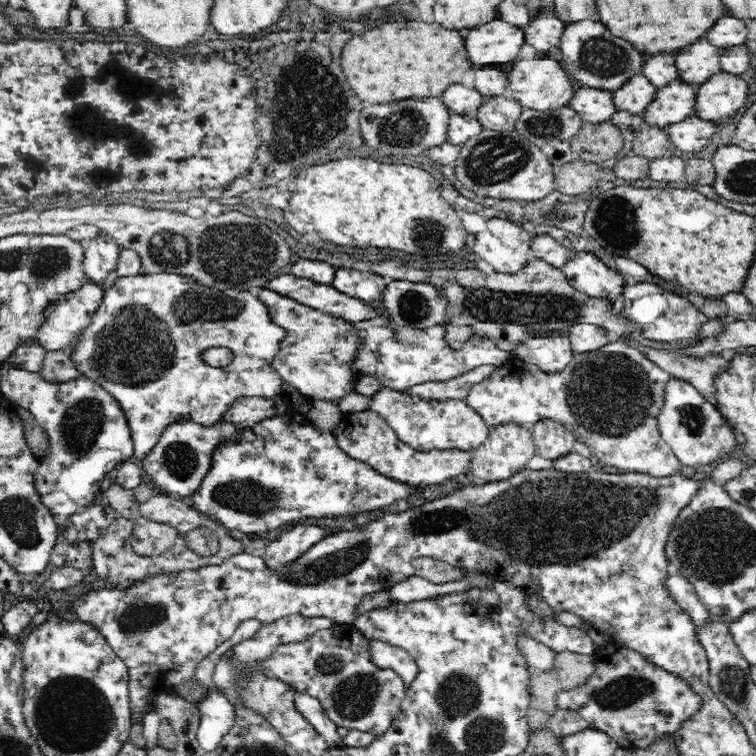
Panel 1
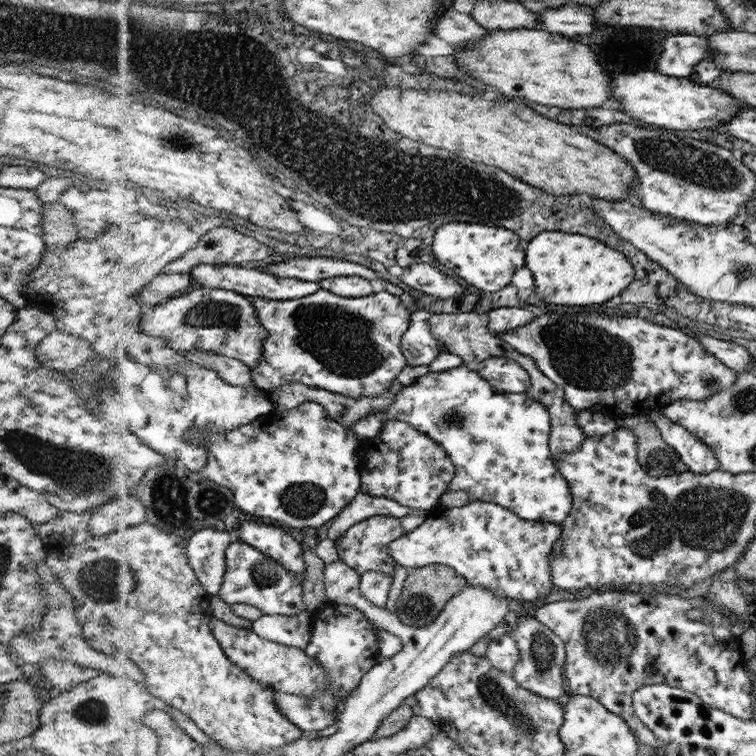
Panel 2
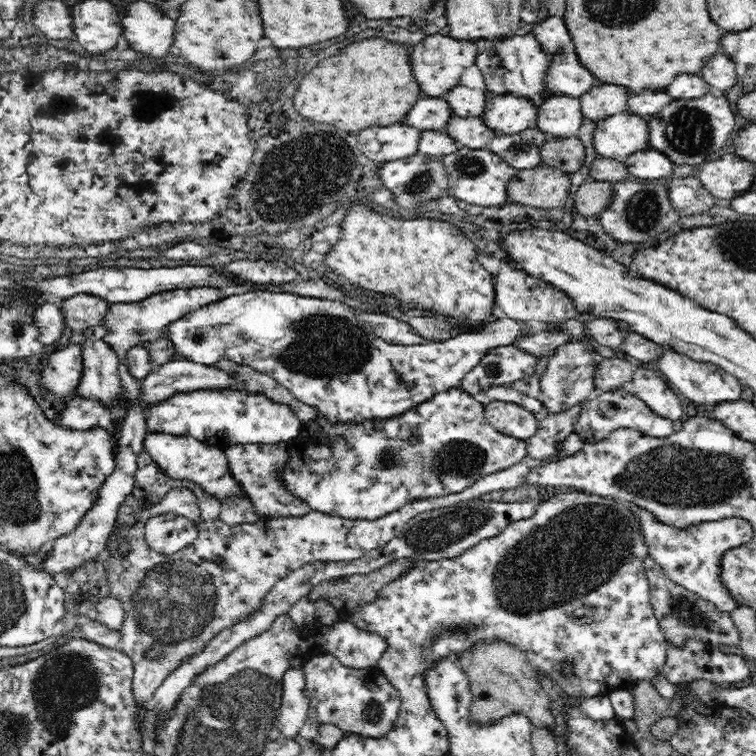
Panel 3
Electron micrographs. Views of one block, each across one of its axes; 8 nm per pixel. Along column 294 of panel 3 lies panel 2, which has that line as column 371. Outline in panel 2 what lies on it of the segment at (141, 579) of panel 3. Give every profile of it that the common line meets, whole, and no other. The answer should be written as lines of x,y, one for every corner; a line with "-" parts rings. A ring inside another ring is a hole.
371,516
363,522
351,526
341,539
335,540
339,560
357,571
361,576
365,571
374,570
392,576
394,560
389,556
388,544
403,535
397,518
387,516

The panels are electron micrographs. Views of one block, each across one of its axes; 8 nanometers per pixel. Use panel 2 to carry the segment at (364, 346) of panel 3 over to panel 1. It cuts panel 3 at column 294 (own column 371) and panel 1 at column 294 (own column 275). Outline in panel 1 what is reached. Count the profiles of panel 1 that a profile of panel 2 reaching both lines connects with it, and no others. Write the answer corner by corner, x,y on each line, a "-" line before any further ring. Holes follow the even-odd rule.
265,286
254,287
252,292
269,308
273,321
287,332
277,356
270,360
270,367
278,373
282,383
316,401
337,403
352,394
353,381
362,376
350,369
350,360
358,352
354,327
347,320
304,306

